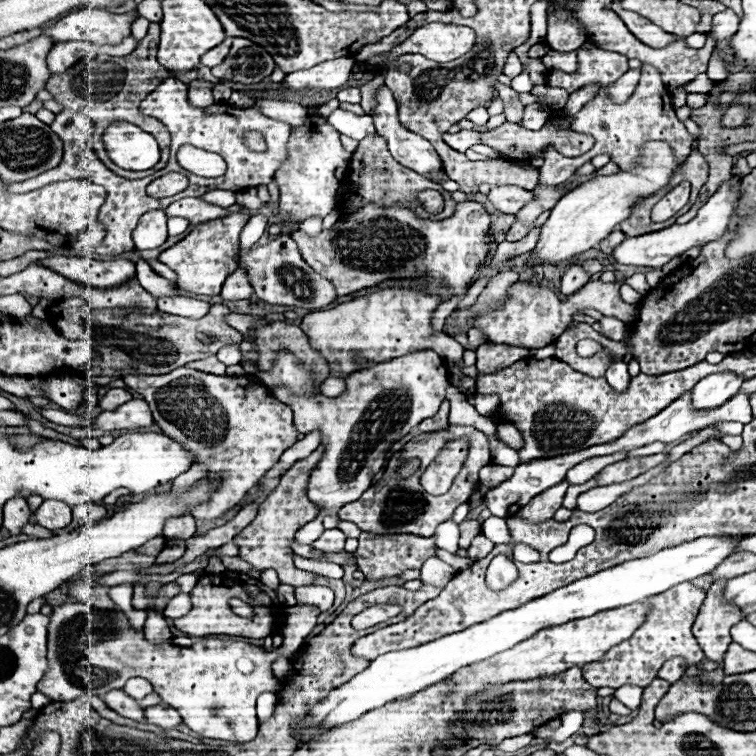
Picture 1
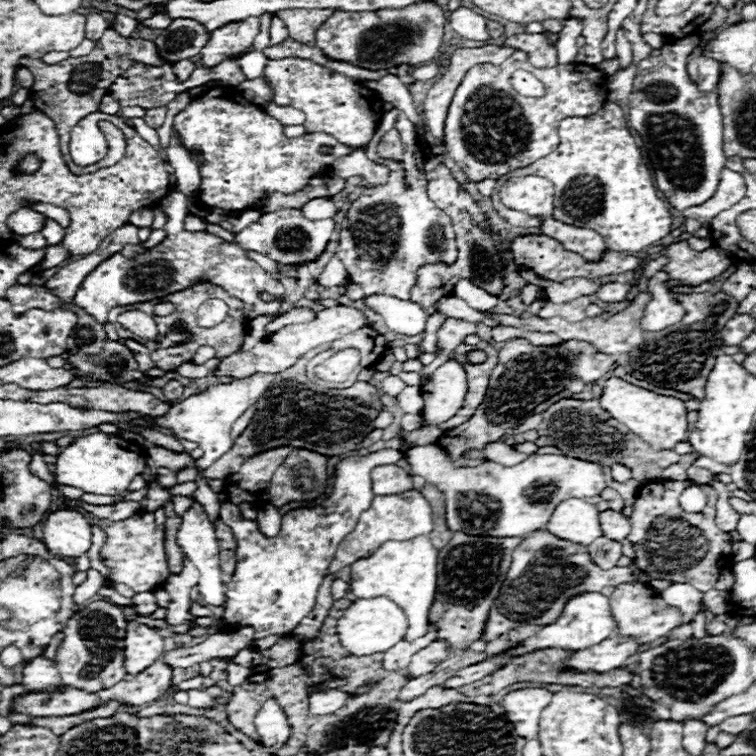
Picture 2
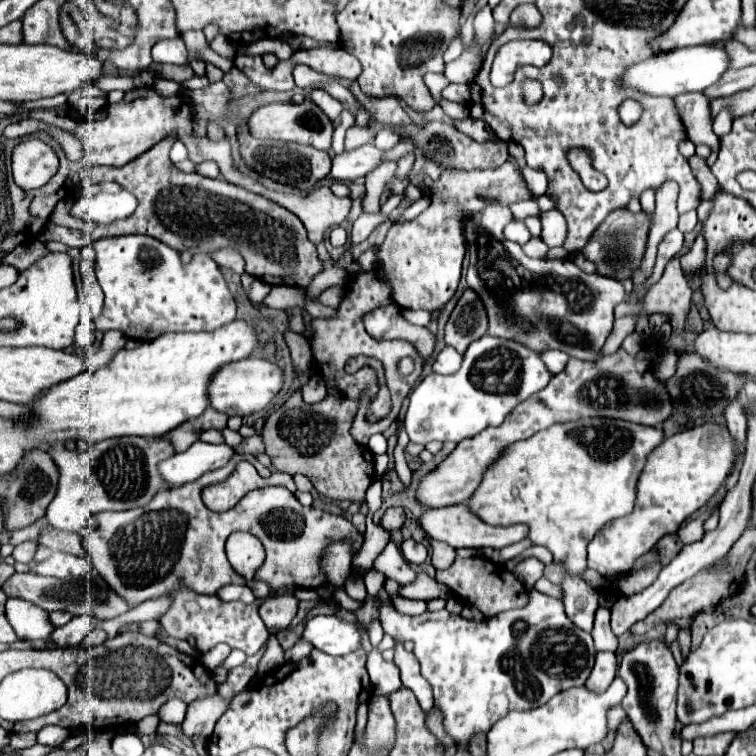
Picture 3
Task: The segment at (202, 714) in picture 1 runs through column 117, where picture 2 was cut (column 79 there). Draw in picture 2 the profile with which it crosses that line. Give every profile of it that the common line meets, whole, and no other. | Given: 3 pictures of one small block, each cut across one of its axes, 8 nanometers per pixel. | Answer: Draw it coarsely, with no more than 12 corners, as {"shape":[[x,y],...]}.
{"shape":[[92,602],[64,628],[66,686],[100,692],[124,680],[122,610]]}

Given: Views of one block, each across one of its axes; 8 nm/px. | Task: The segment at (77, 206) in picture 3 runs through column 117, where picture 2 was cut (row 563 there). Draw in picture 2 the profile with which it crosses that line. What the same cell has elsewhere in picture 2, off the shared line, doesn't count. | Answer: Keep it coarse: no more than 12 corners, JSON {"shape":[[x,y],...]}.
{"shape":[[204,508],[182,516],[178,544],[200,572],[198,592],[226,604],[220,542]]}

